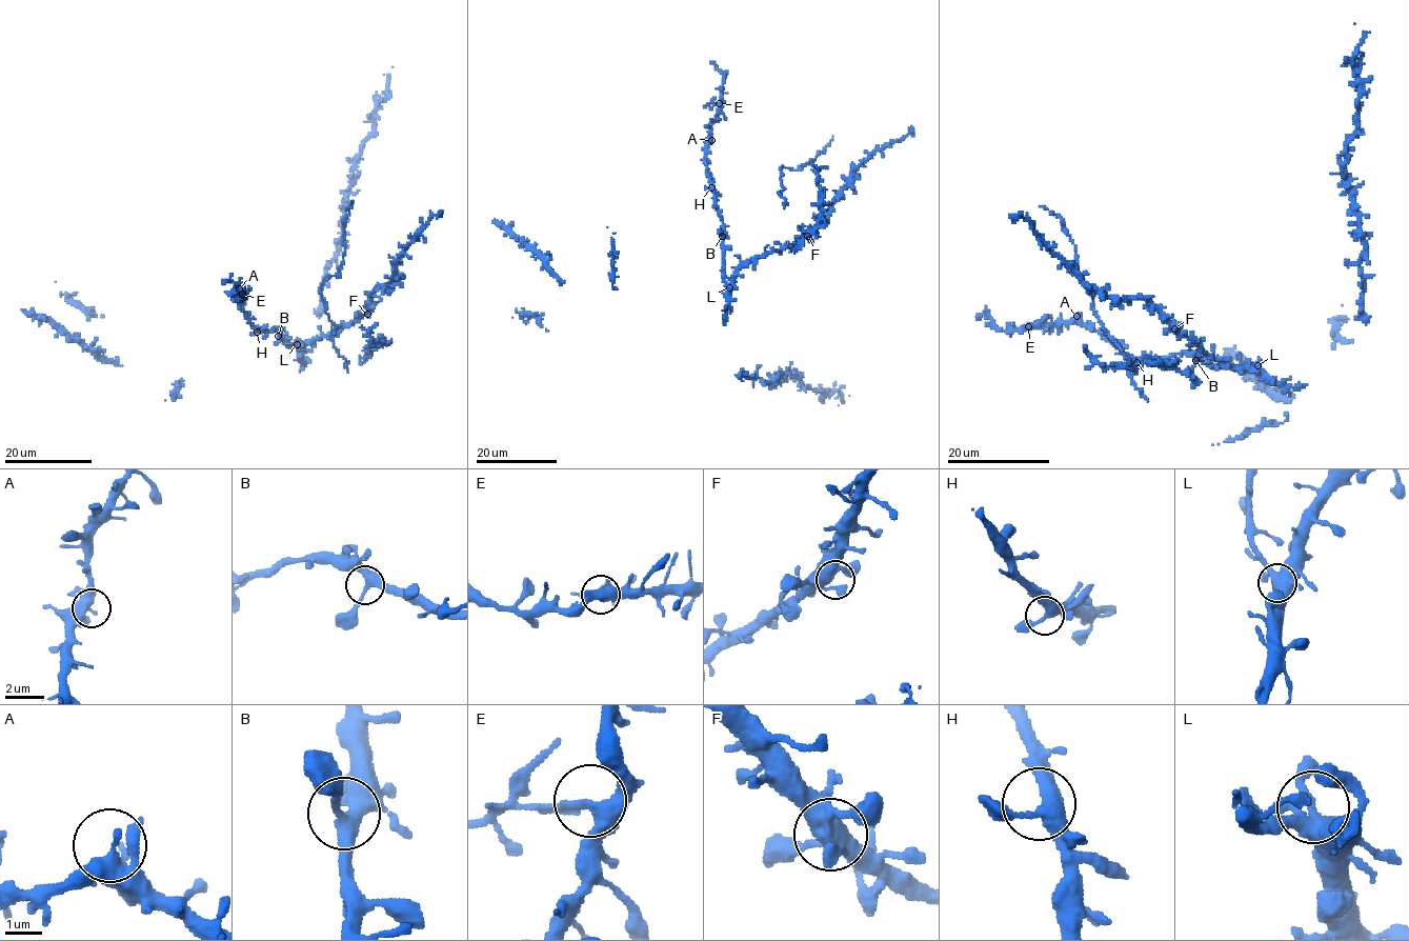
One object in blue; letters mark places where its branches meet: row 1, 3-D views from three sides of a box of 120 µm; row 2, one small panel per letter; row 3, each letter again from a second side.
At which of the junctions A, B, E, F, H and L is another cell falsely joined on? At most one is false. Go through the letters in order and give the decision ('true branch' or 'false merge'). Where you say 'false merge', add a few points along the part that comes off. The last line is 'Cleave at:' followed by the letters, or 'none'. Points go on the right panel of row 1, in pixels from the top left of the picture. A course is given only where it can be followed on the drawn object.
A: true branch
B: true branch
E: false merge
F: true branch
H: true branch
L: true branch
Cleave at: E

